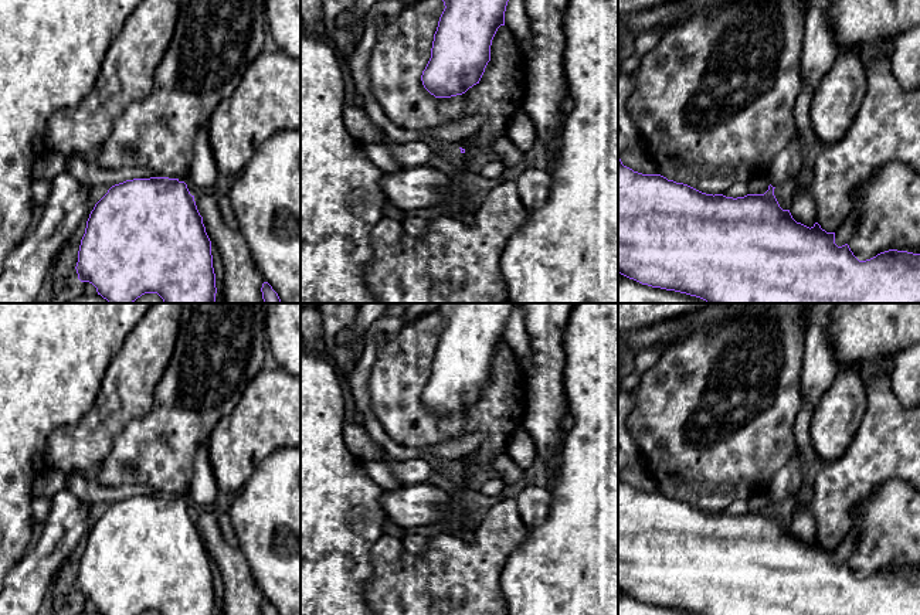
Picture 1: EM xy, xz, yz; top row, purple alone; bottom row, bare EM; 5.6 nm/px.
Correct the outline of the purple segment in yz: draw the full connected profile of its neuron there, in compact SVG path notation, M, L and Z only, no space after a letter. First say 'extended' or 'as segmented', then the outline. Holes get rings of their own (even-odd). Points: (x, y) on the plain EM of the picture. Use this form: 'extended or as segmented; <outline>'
extended; M795 448L790 462L771 480L768 507L764 512L747 512L744 514L726 514L723 512L706 512L688 502L668 497L661 492L642 492L622 482L618 475L618 591L642 602L675 608L696 615L920 615L920 571L889 567L876 574L859 578L849 563L838 564L835 550L826 550L815 540L811 546L797 540L790 527L782 527L774 513L774 506L790 495L795 495L802 483L801 468L804 456Z

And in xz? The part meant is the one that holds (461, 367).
as segmented; M439 303L437 313L444 319L444 329L434 351L431 376L422 388L424 405L435 415L451 415L465 411L479 401L488 380L490 378L492 357L500 343L505 343L505 329L510 312L517 303Z

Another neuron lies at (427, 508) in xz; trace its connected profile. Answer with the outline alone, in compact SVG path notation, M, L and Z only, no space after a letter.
M430 483L415 486L401 485L394 490L383 490L380 504L387 520L401 527L415 530L452 530L449 520L455 512L465 514L476 504L468 496L465 500L454 500L445 490Z

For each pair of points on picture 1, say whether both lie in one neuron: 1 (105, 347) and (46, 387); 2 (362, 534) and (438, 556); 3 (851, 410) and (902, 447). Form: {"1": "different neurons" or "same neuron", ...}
{"1": "same neuron", "2": "different neurons", "3": "different neurons"}

